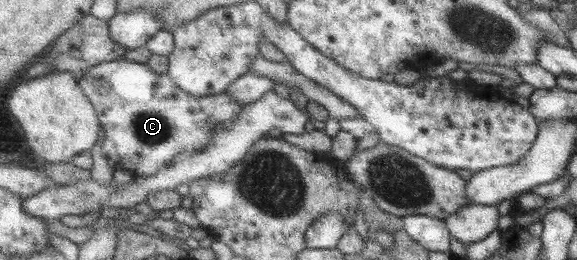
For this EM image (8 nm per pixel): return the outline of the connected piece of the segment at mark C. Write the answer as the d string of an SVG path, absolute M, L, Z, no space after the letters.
M125 57L93 66L80 83L82 84L83 91L88 95L88 98L94 103L95 109L98 111L100 123L105 133L104 144L102 145L103 151L109 155L114 170L125 169L135 175L139 174L146 177L157 175L164 167L171 165L180 153L198 153L198 151L204 151L206 147L210 147L210 143L212 143L216 131L218 131L220 127L232 127L236 119L240 116L240 113L242 113L247 106L238 102L229 92L205 97L191 95L191 92L185 91L182 87L179 87L179 84L175 83L175 80L167 72L160 74L152 67L149 67L149 64L131 61Z

